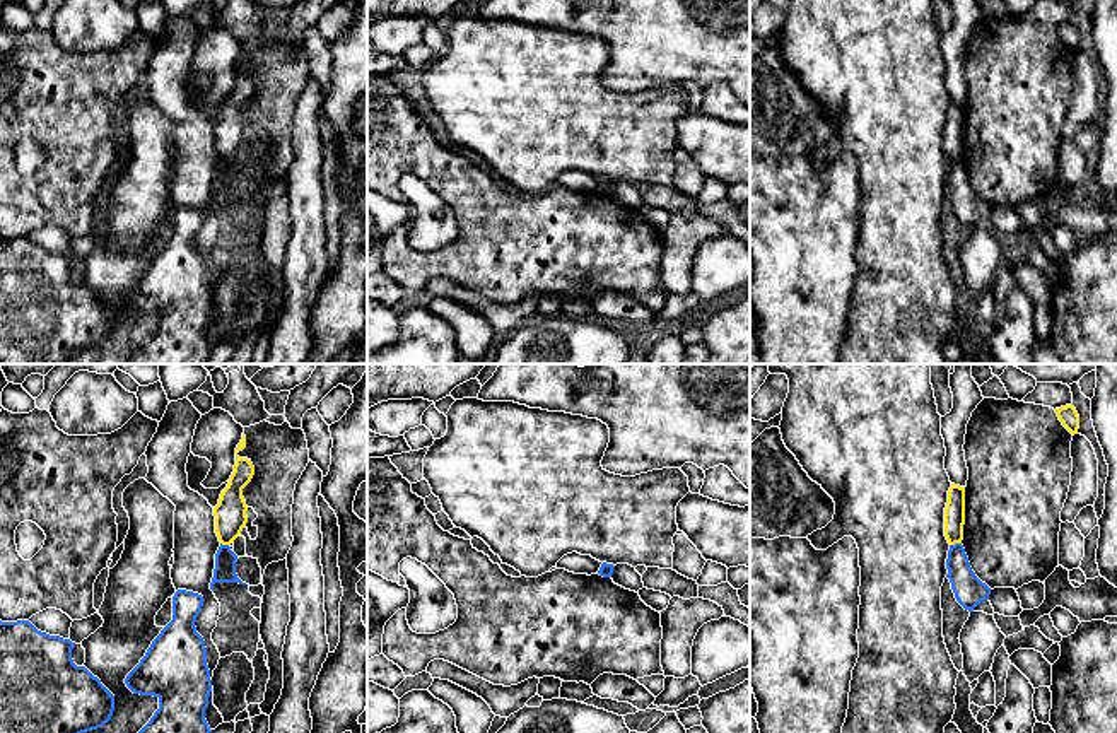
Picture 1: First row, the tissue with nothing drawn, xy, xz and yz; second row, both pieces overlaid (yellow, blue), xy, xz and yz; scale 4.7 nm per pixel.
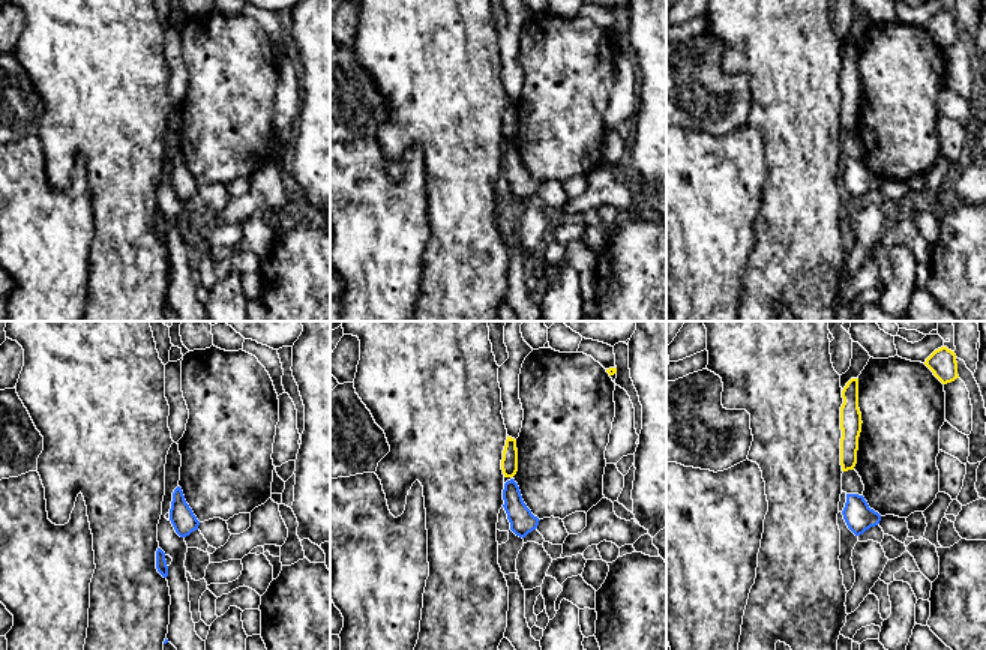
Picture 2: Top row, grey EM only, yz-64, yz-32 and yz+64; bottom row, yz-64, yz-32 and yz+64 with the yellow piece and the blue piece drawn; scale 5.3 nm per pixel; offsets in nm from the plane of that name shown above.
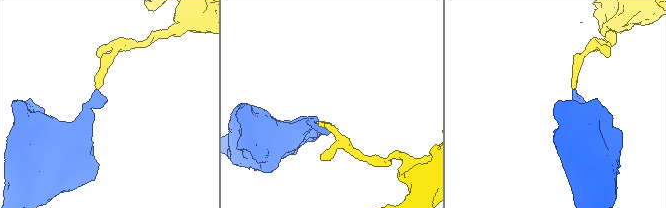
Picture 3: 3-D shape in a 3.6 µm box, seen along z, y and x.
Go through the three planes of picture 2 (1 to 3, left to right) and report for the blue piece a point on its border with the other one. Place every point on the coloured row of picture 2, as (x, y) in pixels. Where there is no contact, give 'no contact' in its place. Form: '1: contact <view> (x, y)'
1: no contact
2: no contact
3: no contact

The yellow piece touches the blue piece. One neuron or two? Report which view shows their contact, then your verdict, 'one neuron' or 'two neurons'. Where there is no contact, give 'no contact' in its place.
yz | two neurons

